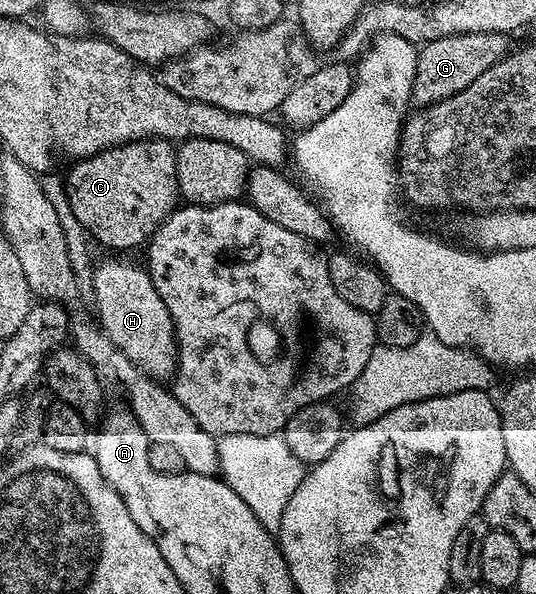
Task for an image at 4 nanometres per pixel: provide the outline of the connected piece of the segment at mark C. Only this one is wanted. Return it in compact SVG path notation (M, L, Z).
M143 138L110 147L105 151L100 151L95 155L86 158L79 158L77 162L74 163L76 165L71 169L70 176L65 176L64 179L67 200L70 202L72 213L75 214L76 219L80 225L83 226L87 236L89 236L95 244L96 242L107 243L108 246L115 247L118 251L124 251L128 247L140 246L139 248L141 248L143 244L149 240L150 236L154 234L154 230L156 230L156 228L158 228L162 222L170 216L171 211L175 210L176 204L180 199L177 185L175 150L175 144L171 142L171 140L161 138Z

